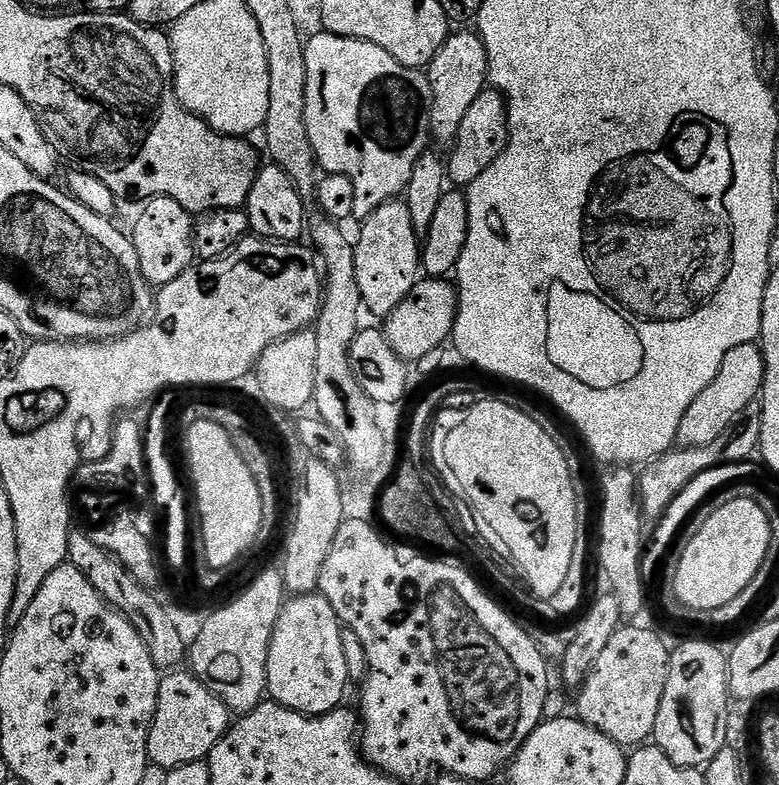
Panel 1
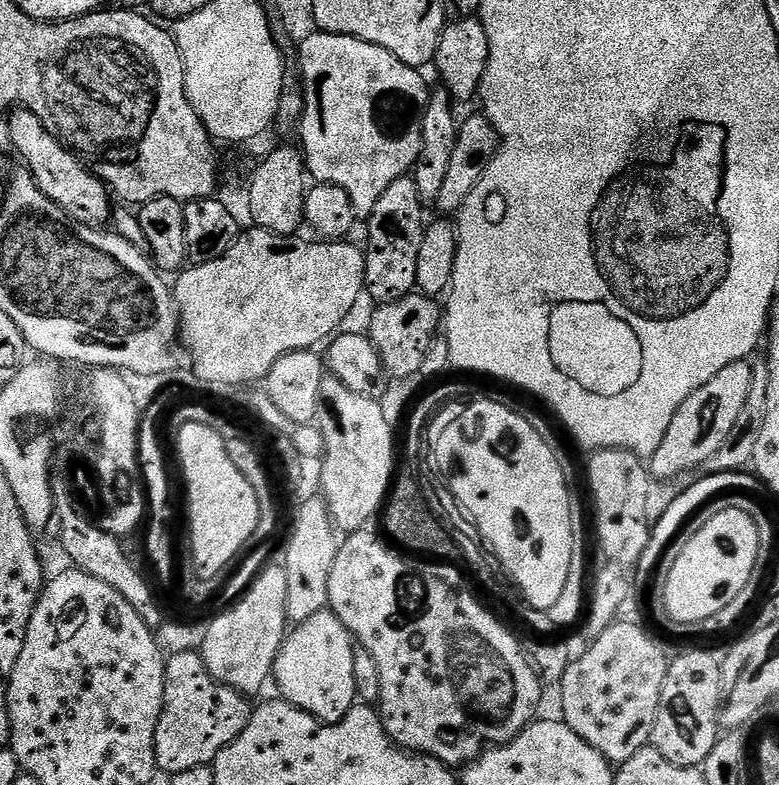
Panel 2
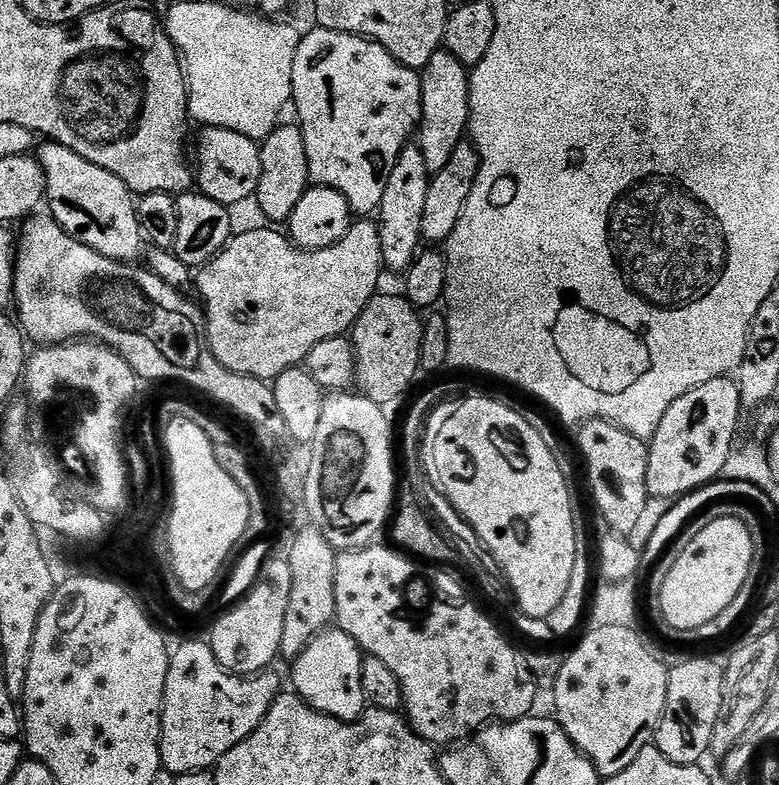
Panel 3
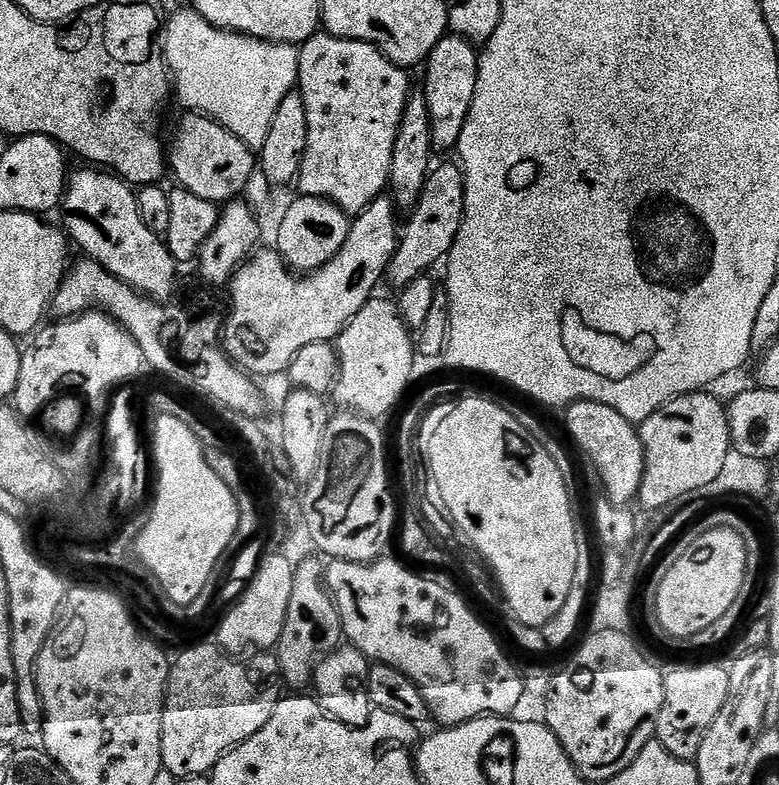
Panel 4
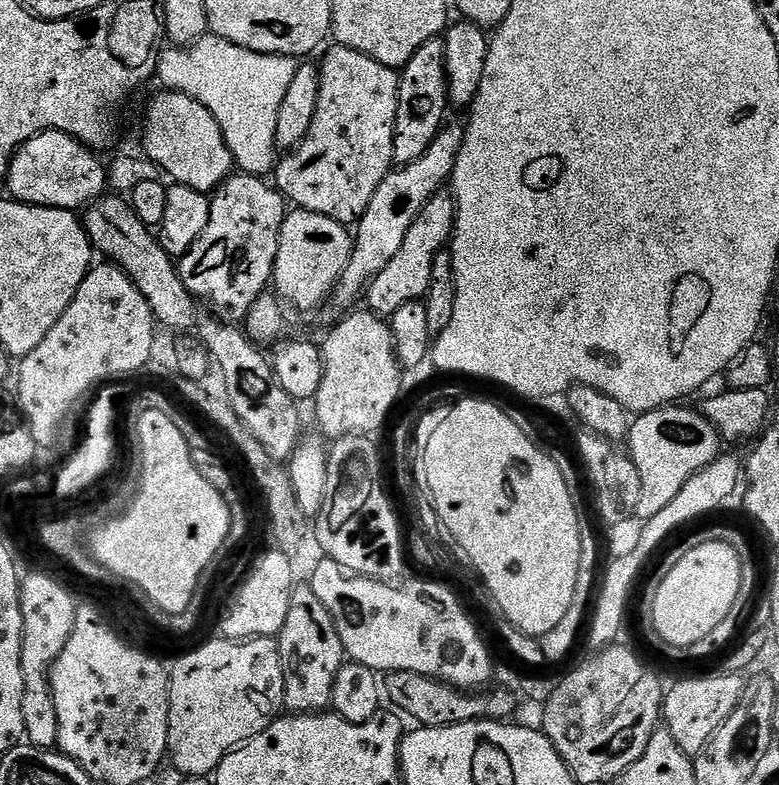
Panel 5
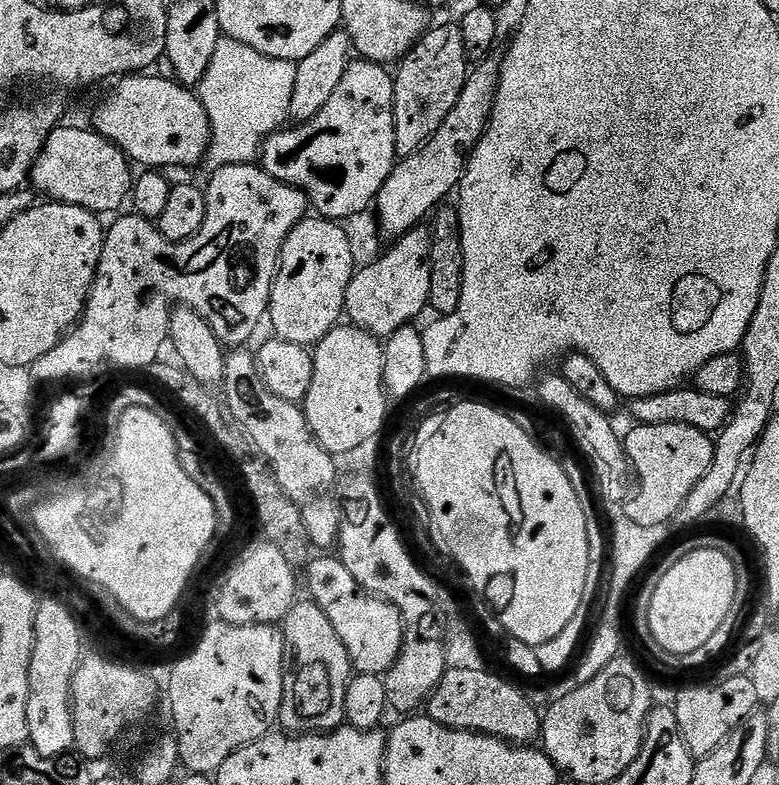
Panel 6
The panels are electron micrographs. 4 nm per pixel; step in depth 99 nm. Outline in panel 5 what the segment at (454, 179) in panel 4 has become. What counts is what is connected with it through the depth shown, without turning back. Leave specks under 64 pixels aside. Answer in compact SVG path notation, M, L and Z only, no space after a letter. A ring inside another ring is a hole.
M442 190L422 206L422 214L414 218L414 226L406 230L406 238L398 254L386 262L386 270L382 270L368 284L366 293L367 307L377 316L391 318L406 302L424 300L430 286L430 270L434 270L434 258L449 247L452 232L456 228L456 201L447 191Z

